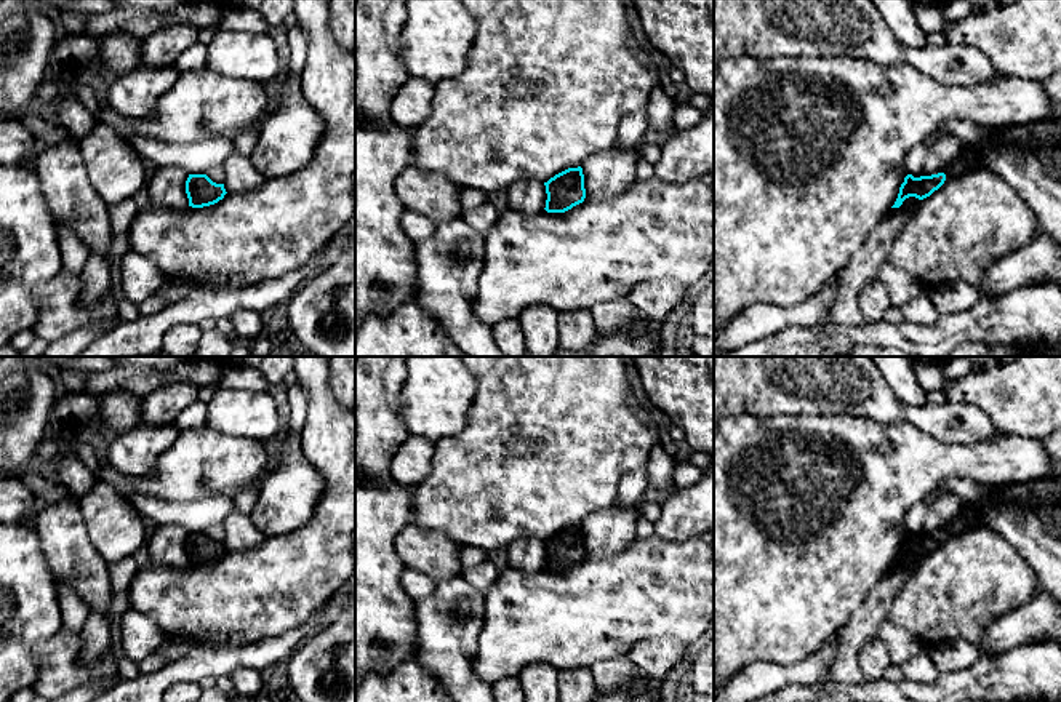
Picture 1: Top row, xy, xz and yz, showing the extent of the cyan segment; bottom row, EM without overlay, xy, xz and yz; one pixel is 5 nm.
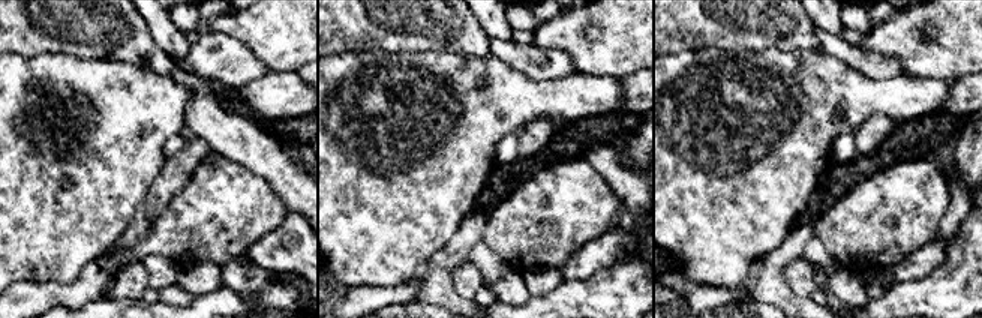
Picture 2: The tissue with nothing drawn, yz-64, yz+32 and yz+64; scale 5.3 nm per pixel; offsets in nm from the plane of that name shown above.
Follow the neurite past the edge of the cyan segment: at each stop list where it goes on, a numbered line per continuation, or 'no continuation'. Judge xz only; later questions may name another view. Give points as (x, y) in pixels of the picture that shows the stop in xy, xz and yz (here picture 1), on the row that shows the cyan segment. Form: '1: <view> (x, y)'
no continuation

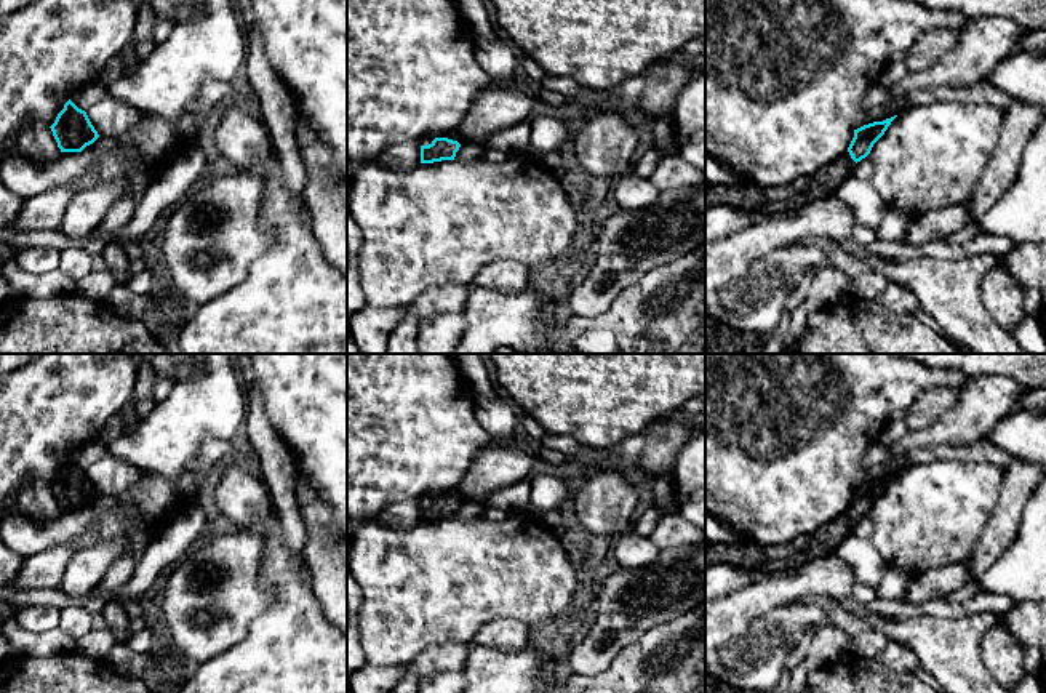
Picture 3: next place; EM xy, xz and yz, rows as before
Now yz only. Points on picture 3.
1: yz (787, 199)

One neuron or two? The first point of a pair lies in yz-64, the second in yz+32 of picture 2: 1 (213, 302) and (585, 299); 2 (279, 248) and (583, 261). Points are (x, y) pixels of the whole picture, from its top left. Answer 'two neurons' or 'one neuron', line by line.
1: one neuron
2: one neuron

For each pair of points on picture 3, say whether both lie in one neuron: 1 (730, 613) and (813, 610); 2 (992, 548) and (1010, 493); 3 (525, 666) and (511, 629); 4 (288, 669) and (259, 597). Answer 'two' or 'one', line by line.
1: two
2: one
3: two
4: two

